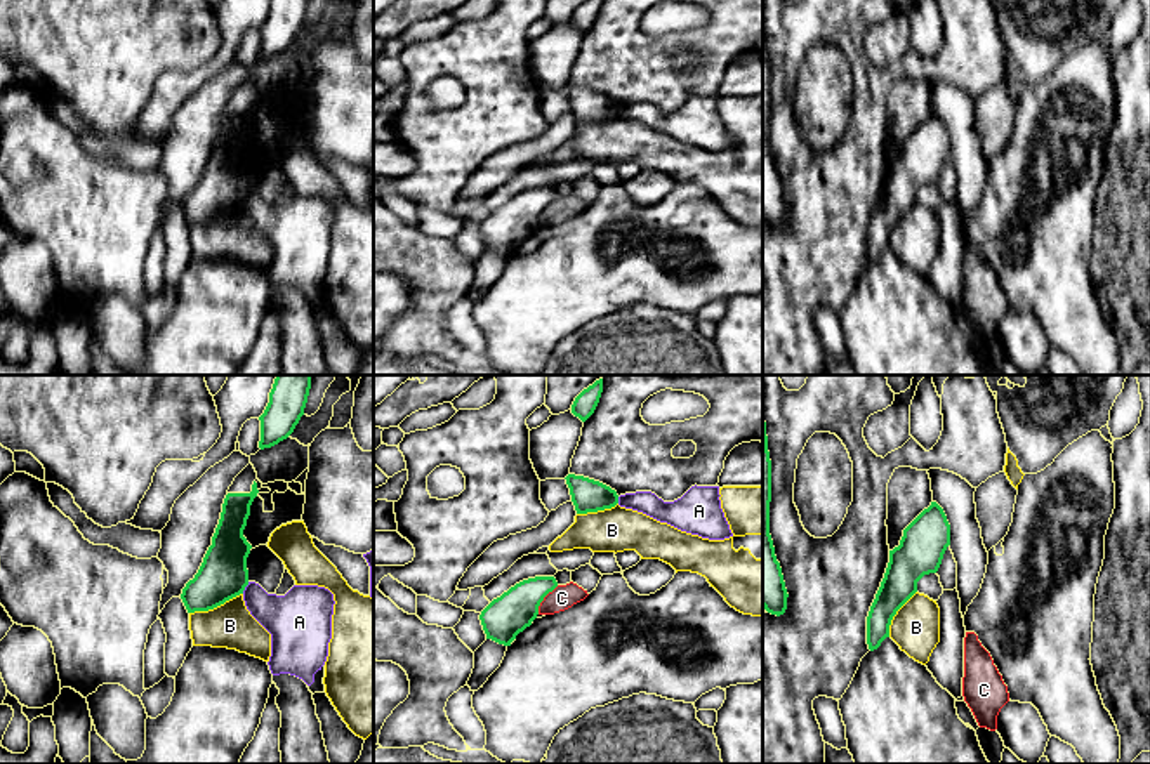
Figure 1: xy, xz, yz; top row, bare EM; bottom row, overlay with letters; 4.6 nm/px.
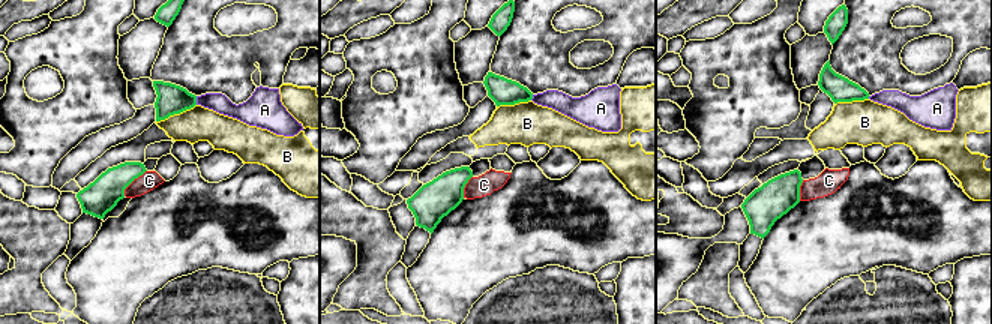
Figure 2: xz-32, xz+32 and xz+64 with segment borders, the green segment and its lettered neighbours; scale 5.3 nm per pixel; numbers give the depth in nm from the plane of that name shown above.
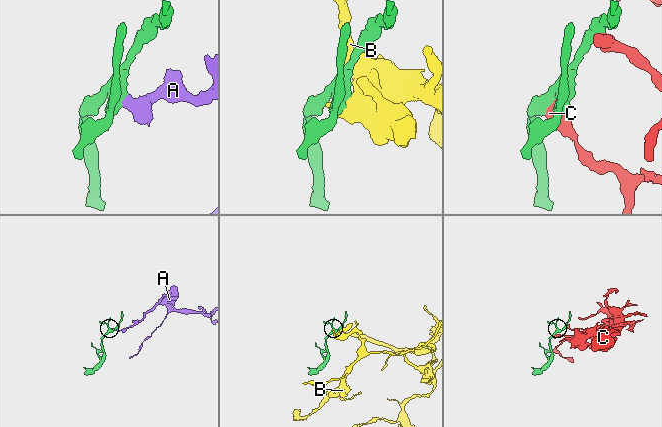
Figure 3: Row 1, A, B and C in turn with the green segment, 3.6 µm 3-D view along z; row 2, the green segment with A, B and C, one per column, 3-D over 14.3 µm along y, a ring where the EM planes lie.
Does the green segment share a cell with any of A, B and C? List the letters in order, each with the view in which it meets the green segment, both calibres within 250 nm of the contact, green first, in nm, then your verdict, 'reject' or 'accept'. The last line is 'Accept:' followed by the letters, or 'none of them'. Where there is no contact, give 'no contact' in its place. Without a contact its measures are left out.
A: meets green in xy; 220 nm thick on the green side, 220 nm on the other; reject
B: meets green in xy; 220 nm thick on the green side, 220 nm on the other; reject
C: meets green in xz; 190 nm thick on the green side, 110 nm on the other; reject
Accept: none of them

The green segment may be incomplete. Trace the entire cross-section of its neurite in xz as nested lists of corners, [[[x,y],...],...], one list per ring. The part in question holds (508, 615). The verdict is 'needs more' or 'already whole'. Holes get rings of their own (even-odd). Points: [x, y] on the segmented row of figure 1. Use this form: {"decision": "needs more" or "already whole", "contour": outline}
{"decision": "already whole", "contour": [[[554,576],[523,580],[493,599],[479,615],[486,639],[511,646],[532,625],[544,597],[558,587]]]}

